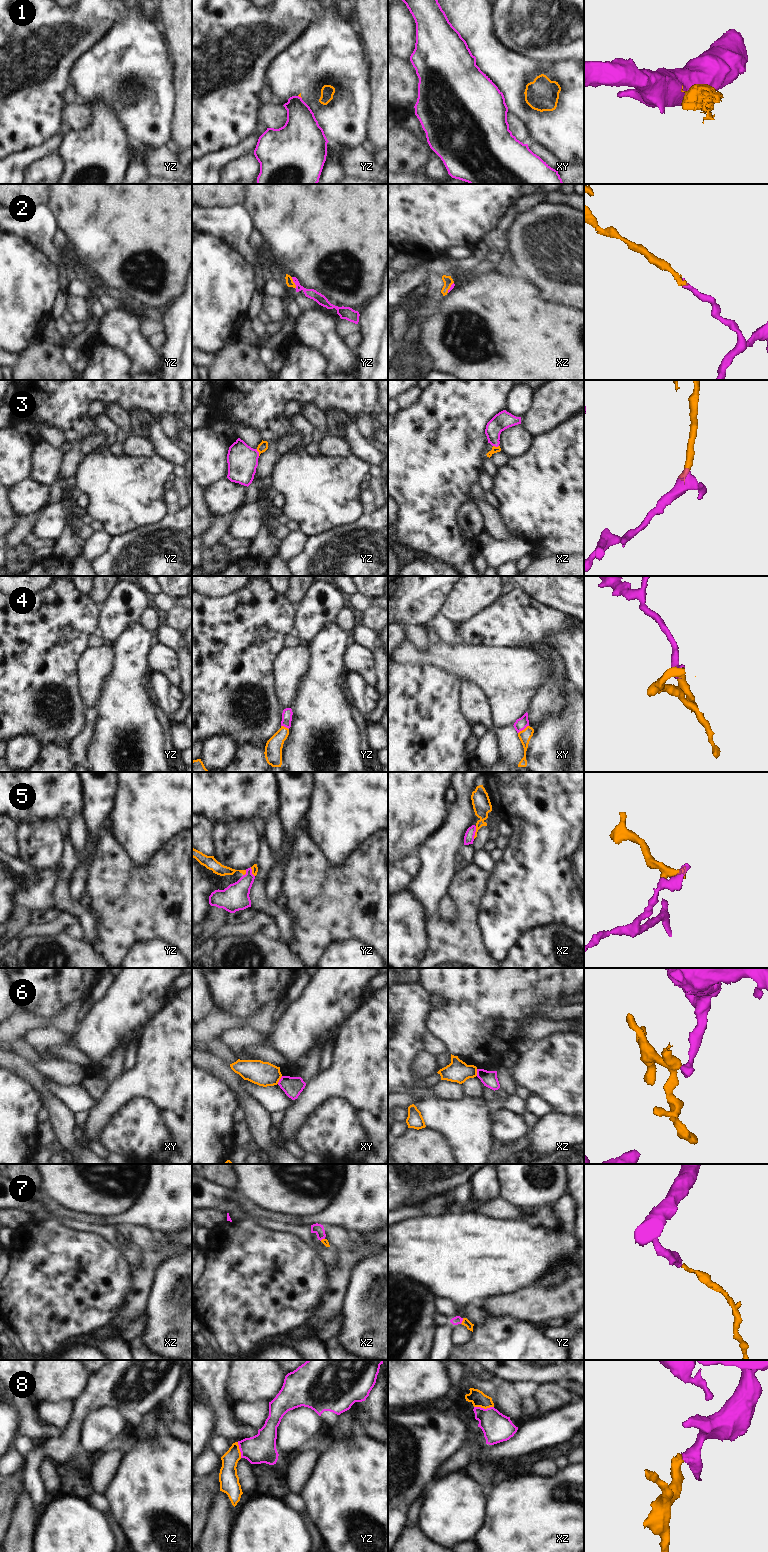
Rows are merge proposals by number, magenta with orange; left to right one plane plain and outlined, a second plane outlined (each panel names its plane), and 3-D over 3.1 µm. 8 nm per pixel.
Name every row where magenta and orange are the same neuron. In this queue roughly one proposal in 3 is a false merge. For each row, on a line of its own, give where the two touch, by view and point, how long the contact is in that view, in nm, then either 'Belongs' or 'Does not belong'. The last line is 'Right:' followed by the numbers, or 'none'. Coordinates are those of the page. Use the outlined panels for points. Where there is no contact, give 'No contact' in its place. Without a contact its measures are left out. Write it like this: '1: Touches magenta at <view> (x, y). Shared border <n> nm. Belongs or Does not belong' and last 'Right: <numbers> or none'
1: Touches magenta at yz (300, 97). Shared border 40 nm. Does not belong
2: Touches magenta at yz (294, 282). Shared border 100 nm. Belongs
3: Touches magenta at yz (258, 452). Shared border 60 nm. Belongs
4: Touches magenta at xy (523, 729). Shared border 110 nm. Belongs
5: Touches magenta at xz (475, 831). Shared border 110 nm. Does not belong
6: Touches magenta at xy (279, 1080). Shared border 80 nm. Does not belong
7: Touches magenta at yz (462, 1320). Shared border 50 nm. Belongs
8: Touches magenta at xz (483, 1408). Shared border 160 nm. Belongs
Right: 2, 3, 4, 7, 8.

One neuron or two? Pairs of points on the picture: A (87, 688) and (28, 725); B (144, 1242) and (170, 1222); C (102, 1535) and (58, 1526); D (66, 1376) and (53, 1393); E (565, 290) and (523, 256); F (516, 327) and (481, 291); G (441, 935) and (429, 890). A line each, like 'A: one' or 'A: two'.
A: two
B: two
C: one
D: one
E: one
F: one
G: two

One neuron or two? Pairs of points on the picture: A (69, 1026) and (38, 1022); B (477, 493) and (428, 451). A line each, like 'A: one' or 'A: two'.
A: one
B: two

